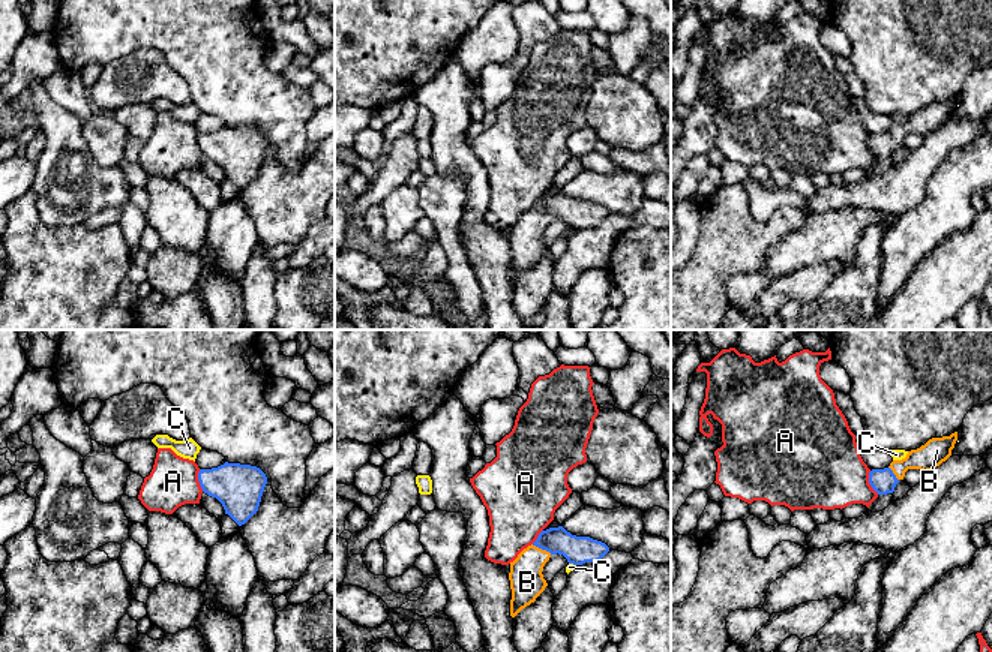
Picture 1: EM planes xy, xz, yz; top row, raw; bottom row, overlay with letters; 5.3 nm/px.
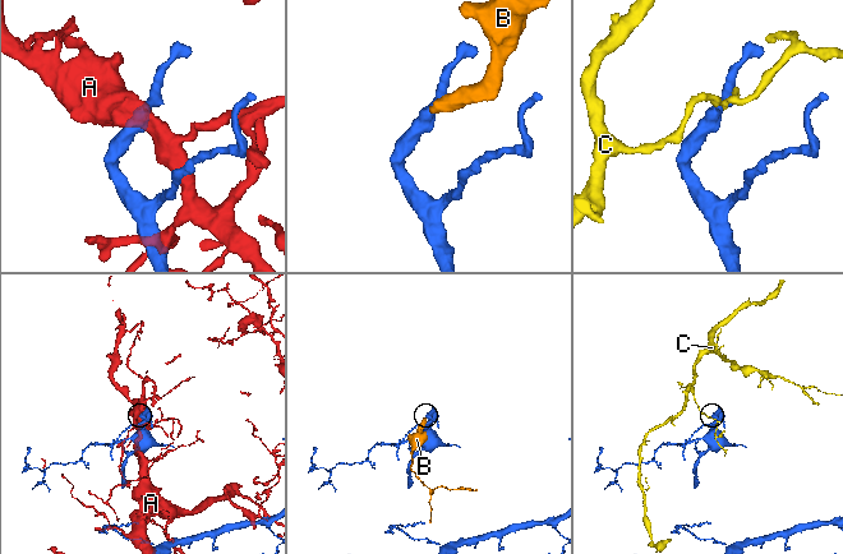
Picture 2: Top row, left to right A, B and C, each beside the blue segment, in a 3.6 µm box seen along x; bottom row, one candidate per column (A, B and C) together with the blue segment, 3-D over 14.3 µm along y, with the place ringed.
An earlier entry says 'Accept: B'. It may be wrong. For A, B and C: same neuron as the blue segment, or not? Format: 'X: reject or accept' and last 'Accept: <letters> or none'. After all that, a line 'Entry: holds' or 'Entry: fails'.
A: reject
B: accept
C: reject
Accept: B
Entry: holds

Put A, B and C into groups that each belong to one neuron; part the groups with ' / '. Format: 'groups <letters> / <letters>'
groups A / B / C

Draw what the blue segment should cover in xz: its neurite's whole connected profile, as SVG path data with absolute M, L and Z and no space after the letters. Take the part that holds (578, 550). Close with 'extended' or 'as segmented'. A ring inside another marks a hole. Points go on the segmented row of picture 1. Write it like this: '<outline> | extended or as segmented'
M563 526L542 531L537 540L510 562L510 616L515 618L545 591L548 583L542 571L552 555L563 555L569 564L582 565L600 561L608 552L605 543L572 535Z | extended

